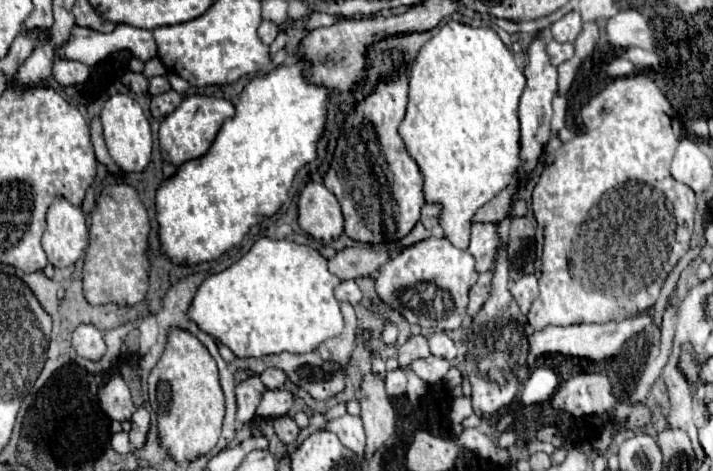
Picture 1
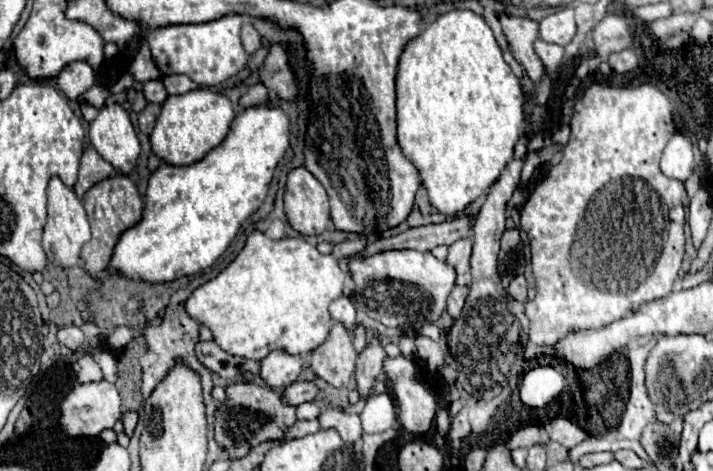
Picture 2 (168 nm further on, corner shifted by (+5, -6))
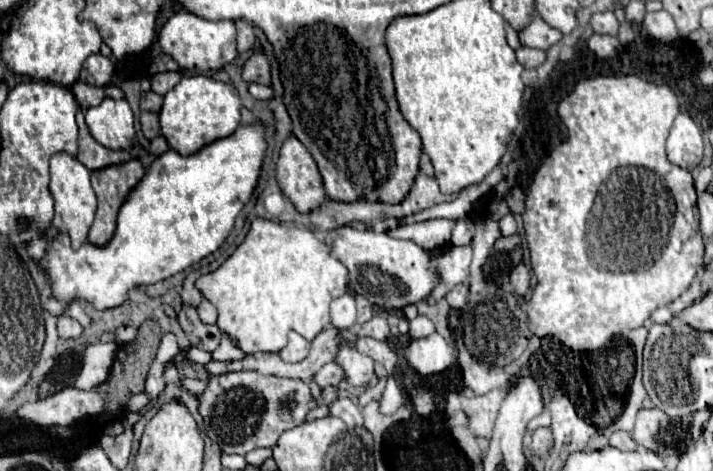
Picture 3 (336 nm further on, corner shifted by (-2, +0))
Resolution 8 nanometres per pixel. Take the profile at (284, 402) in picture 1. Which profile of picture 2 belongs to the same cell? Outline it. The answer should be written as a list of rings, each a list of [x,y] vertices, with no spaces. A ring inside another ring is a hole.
[[[294,382],[282,392],[282,400],[288,406],[300,406],[304,402],[314,400],[318,388],[312,382]]]

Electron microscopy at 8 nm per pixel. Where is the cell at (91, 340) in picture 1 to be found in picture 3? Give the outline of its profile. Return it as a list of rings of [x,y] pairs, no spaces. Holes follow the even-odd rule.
[[[59,316],[57,318],[57,332],[59,332],[59,336],[61,338],[79,338],[81,336],[81,332],[83,332],[83,328],[81,328],[81,324],[77,322],[77,320],[73,320],[71,316]]]

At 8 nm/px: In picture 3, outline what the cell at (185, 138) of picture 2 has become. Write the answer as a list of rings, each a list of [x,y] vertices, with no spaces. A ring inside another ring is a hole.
[[[201,74],[183,76],[181,82],[165,94],[165,102],[159,114],[161,134],[167,138],[173,150],[187,156],[213,140],[231,136],[241,120],[239,110],[241,110],[241,100],[233,84],[225,84]]]

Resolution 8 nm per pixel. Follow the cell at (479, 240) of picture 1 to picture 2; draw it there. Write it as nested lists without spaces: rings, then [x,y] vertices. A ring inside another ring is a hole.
[[[458,240],[456,244],[452,244],[452,246],[448,248],[448,258],[446,258],[446,262],[456,268],[456,272],[458,272],[456,284],[460,284],[460,286],[468,286],[470,280],[472,280],[472,276],[470,276],[470,272],[468,272],[470,254],[472,254],[472,240]]]

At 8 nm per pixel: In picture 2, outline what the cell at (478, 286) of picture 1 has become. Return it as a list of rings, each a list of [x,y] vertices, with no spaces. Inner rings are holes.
[[[456,286],[450,292],[450,298],[448,298],[448,314],[452,318],[460,318],[460,312],[464,308],[466,298],[468,298],[468,286]]]

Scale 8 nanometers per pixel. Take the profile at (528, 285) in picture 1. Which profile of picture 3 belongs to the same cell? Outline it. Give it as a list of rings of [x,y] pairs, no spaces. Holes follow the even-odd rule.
[[[523,262],[511,270],[509,282],[511,282],[513,292],[515,292],[515,294],[519,294],[519,296],[523,296],[523,294],[529,290],[529,270],[525,268],[525,264],[523,264]]]

